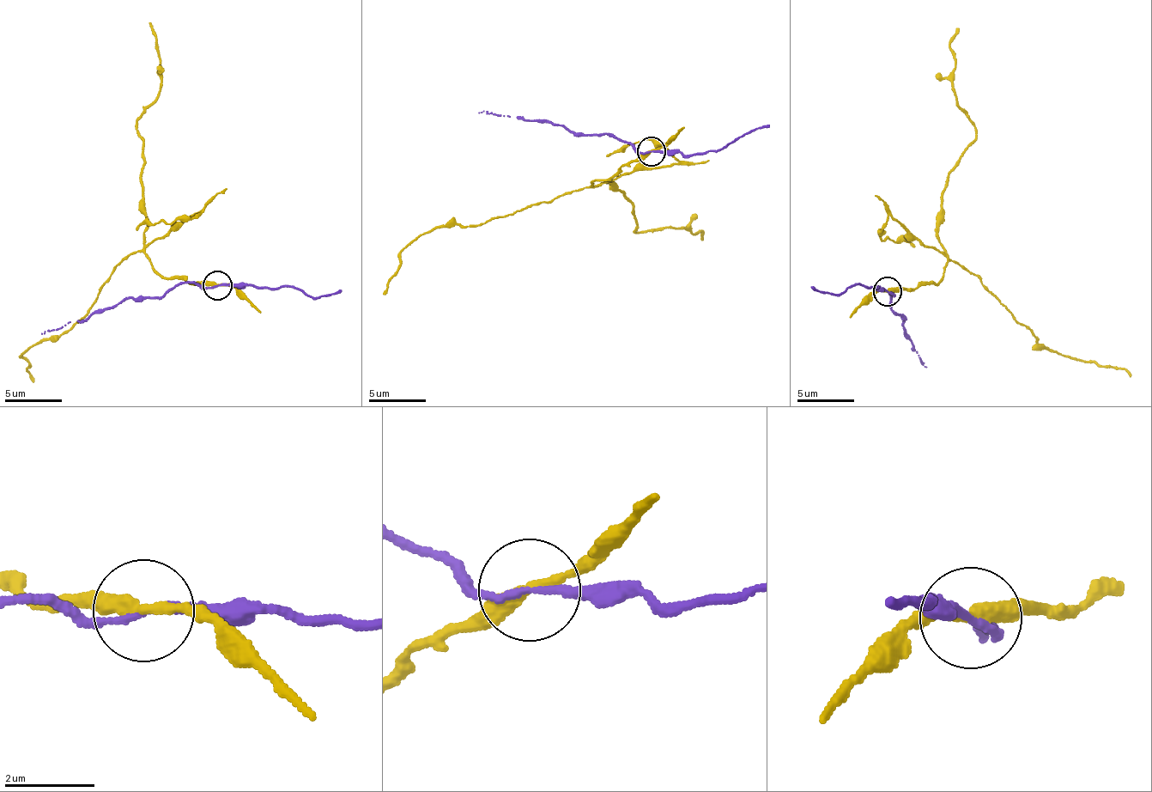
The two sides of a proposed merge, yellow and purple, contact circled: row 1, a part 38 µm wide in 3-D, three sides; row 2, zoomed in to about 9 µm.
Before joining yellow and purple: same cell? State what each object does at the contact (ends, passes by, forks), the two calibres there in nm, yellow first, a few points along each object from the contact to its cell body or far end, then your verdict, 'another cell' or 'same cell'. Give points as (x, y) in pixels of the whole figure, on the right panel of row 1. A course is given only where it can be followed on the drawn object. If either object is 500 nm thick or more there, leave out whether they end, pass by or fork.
yellow passes by; purple passes by; calibres 260 and 160 nm; course yellow (887, 292), (938, 286), (947, 261), (937, 233), (940, 191), (974, 137), (952, 84), (948, 40), (959, 27); course purple (887, 292), (894, 294), (890, 295), (893, 311), (906, 316), (903, 329), (910, 336), (912, 350), (925, 366); another cell

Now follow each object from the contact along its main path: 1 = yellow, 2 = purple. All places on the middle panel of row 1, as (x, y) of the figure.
1: (651, 150), (592, 186), (610, 183), (626, 191), (635, 231), (705, 230), (701, 240)
2: (651, 150), (641, 155), (627, 143), (602, 134), (577, 137), (555, 123), (536, 122), (518, 115), (479, 112)

